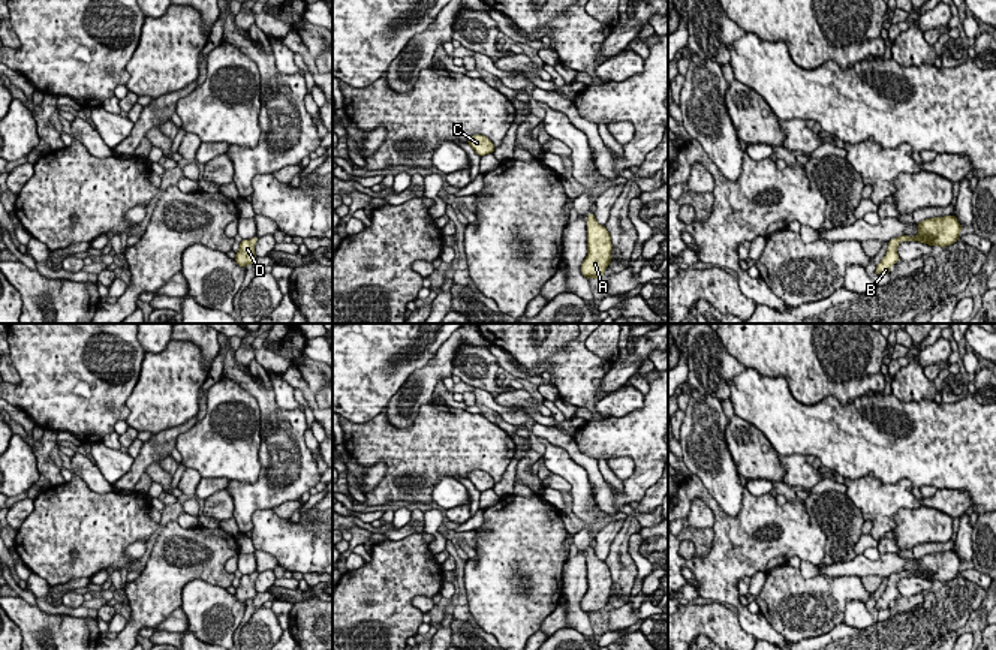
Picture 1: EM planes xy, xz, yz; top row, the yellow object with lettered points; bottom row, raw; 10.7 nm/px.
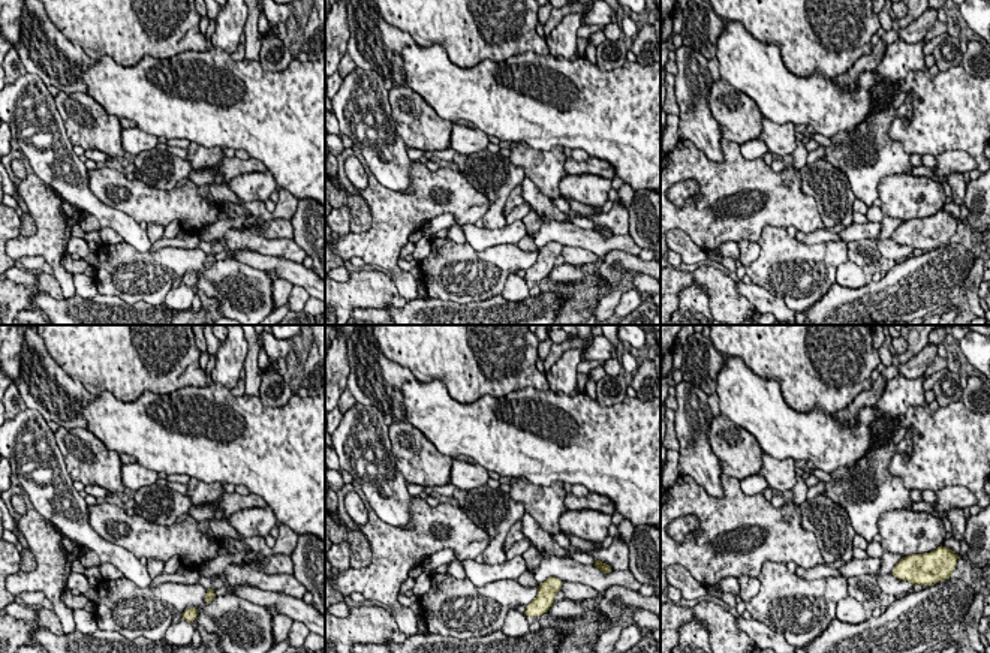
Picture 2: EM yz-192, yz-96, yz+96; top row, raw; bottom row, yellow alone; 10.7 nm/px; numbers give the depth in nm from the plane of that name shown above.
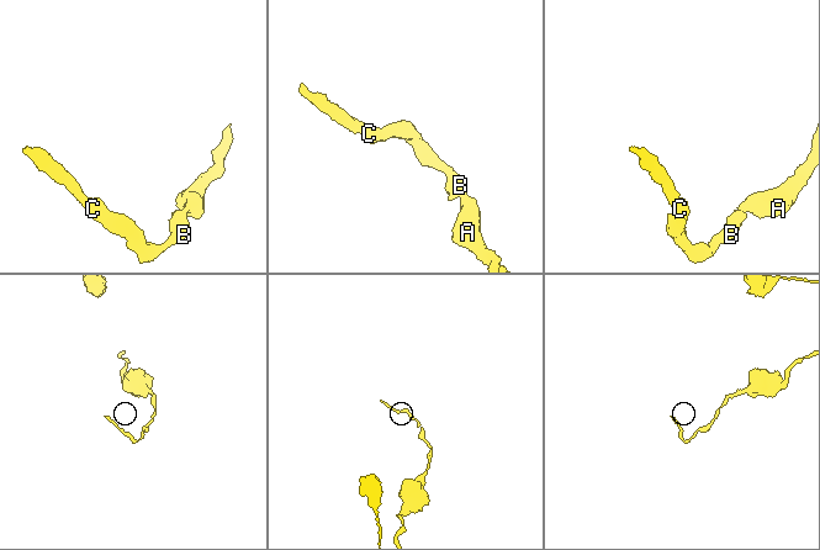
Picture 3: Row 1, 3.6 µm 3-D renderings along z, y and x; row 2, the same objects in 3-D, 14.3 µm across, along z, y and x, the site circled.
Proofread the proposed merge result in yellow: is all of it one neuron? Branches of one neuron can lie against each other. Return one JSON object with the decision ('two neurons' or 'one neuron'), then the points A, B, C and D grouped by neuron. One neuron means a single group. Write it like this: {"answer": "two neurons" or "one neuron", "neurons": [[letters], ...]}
{"answer": "one neuron", "neurons": [["A", "B", "C", "D"]]}

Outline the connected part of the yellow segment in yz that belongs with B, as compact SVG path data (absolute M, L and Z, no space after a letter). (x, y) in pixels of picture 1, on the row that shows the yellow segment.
M953 214L944 217L926 219L917 225L918 225L917 237L902 235L897 237L896 240L888 241L887 253L875 270L878 276L890 274L890 268L894 264L897 264L899 261L897 247L902 241L918 241L929 244L932 247L941 246L944 249L947 246L954 244L959 240L962 231L962 225Z

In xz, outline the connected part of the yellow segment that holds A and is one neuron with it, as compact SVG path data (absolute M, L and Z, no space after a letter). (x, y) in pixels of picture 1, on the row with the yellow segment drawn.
M587 216L587 256L581 264L581 274L587 279L602 279L611 264L611 237L605 226L599 225L595 216Z

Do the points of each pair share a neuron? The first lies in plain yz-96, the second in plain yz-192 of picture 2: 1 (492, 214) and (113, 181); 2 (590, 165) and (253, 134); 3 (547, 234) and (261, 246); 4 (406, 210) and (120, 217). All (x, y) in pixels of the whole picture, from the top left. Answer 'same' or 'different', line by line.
1: different
2: different
3: same
4: different

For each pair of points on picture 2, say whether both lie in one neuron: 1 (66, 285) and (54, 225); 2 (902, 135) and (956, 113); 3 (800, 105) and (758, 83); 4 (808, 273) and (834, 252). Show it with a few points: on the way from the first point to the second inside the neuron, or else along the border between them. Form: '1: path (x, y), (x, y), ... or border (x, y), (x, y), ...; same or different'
1: path (59, 270), (54, 261), (54, 240); same
2: path (915, 135), (927, 134), (942, 120); same
3: path (790, 99), (784, 98), (769, 83); same
4: path (814, 267), (828, 255); same

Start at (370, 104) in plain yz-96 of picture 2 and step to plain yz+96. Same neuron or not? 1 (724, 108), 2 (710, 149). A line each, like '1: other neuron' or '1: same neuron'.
1: other neuron
2: same neuron

